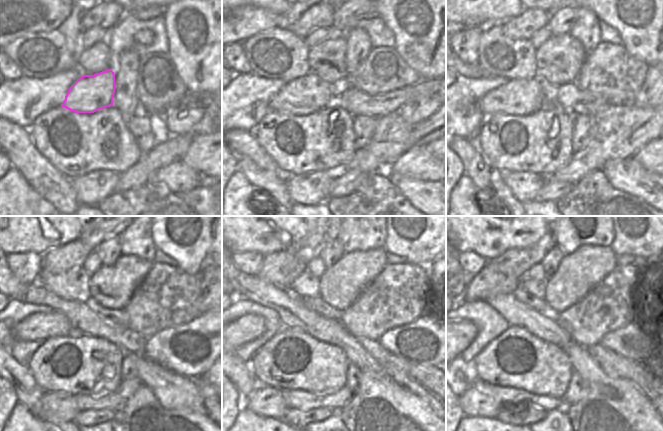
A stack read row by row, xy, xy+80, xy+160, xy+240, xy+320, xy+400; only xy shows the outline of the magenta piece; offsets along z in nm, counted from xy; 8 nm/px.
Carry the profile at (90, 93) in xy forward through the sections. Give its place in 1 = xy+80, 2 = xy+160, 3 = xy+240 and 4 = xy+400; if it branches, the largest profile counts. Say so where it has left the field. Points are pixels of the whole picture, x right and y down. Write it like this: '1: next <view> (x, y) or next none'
1: next xy+80 (304, 95)
2: next xy+160 (518, 96)
3: next xy+240 (39, 326)
4: next xy+400 (466, 331)

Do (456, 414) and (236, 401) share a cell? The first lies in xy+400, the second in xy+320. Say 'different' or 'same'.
same

